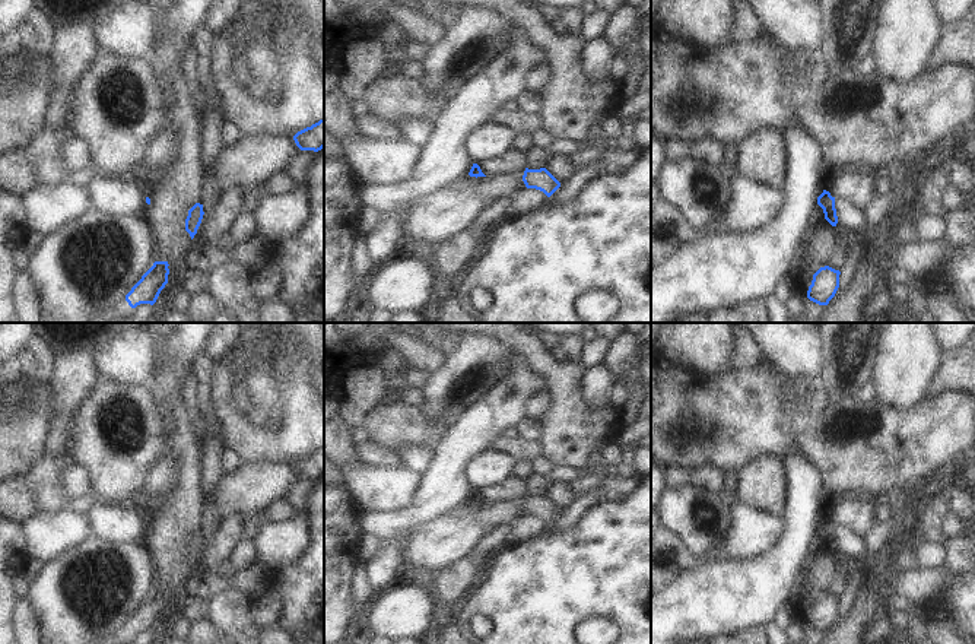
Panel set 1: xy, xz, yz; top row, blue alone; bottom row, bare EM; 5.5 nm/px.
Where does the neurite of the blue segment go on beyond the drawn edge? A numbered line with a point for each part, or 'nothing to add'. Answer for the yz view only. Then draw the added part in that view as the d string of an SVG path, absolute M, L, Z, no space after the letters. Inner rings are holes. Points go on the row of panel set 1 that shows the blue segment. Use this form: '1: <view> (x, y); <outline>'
nothing to add

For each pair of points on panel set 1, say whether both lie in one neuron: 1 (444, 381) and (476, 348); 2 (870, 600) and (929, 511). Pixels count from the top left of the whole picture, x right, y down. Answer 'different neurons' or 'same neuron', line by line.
1: same neuron
2: different neurons

